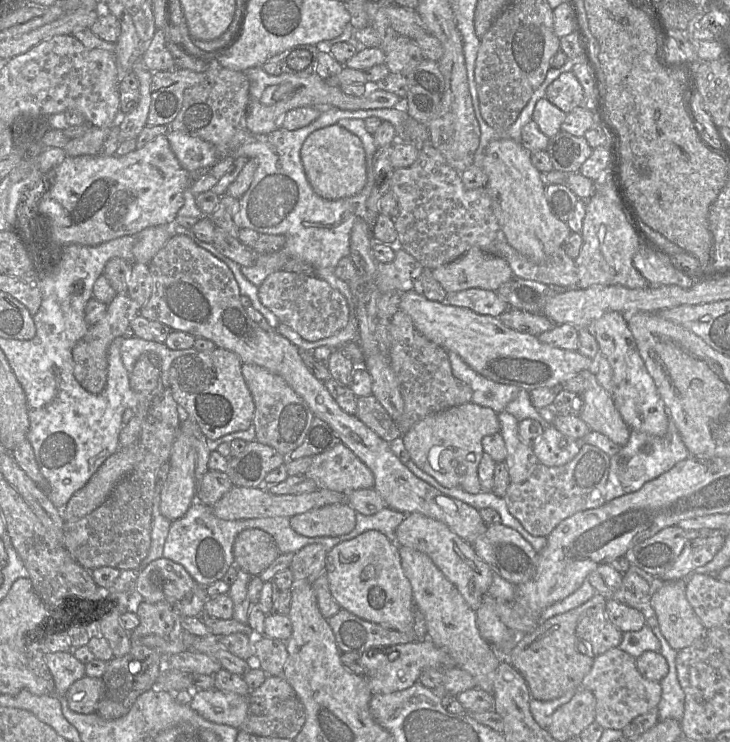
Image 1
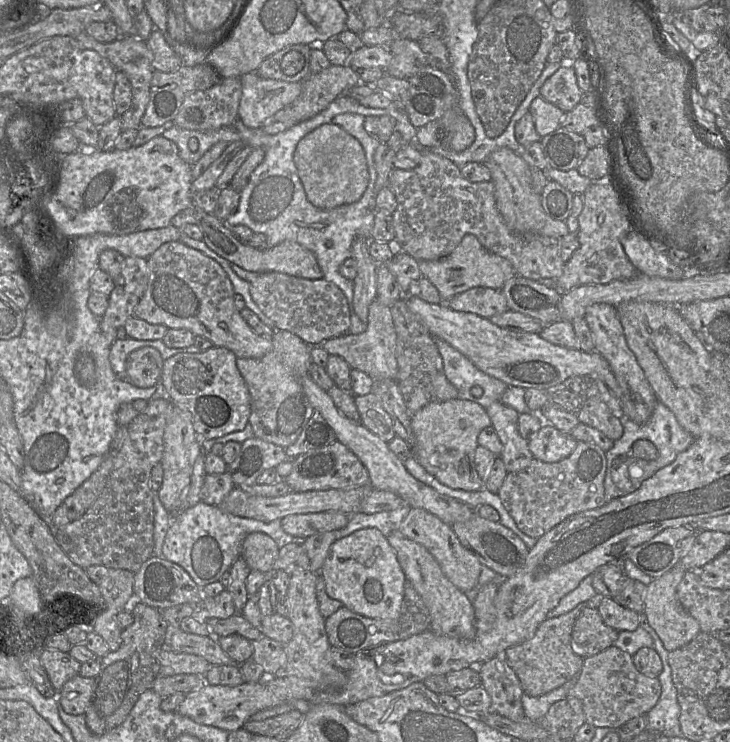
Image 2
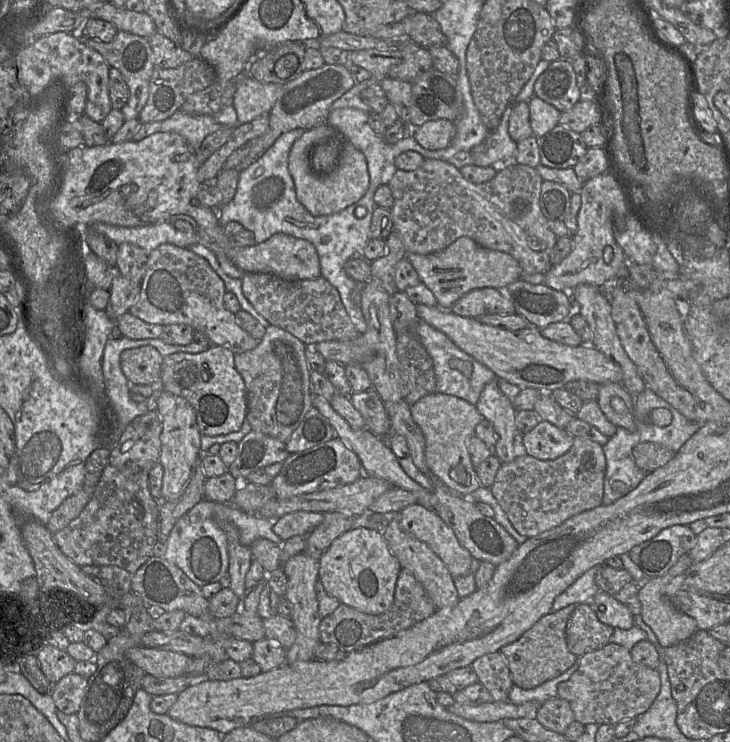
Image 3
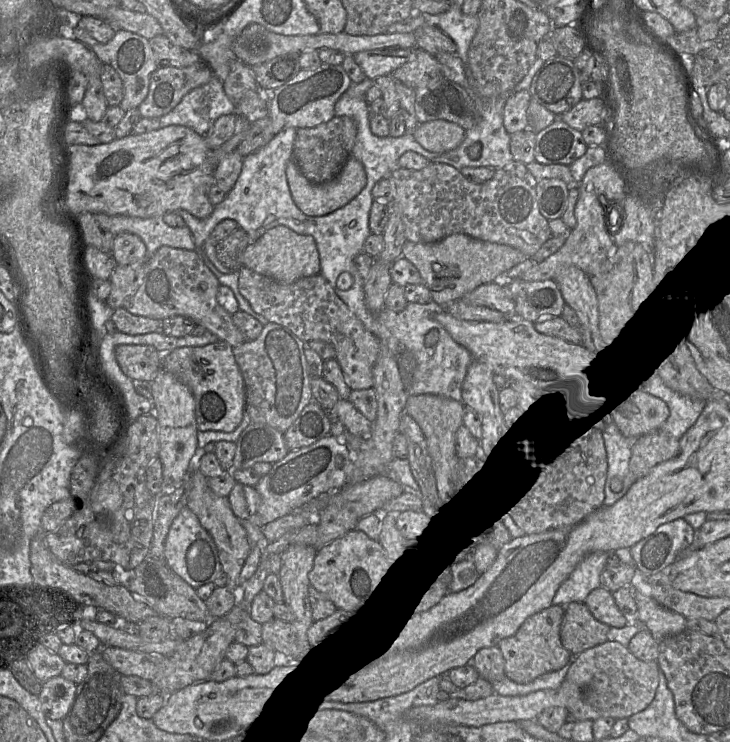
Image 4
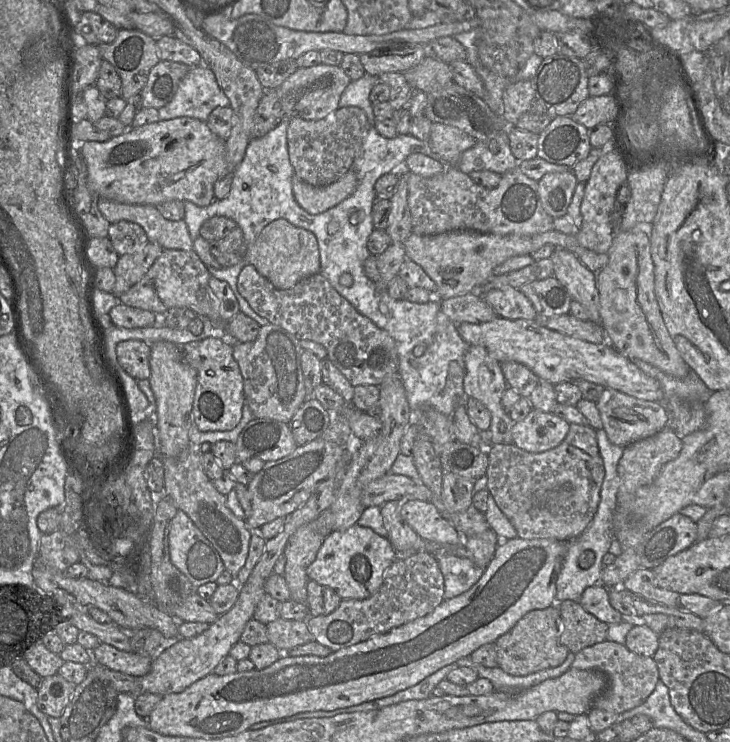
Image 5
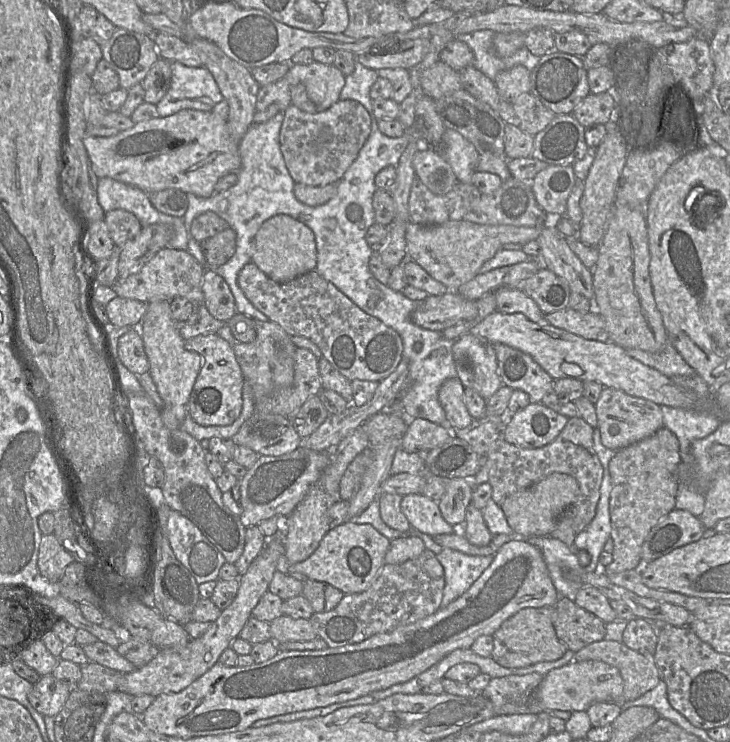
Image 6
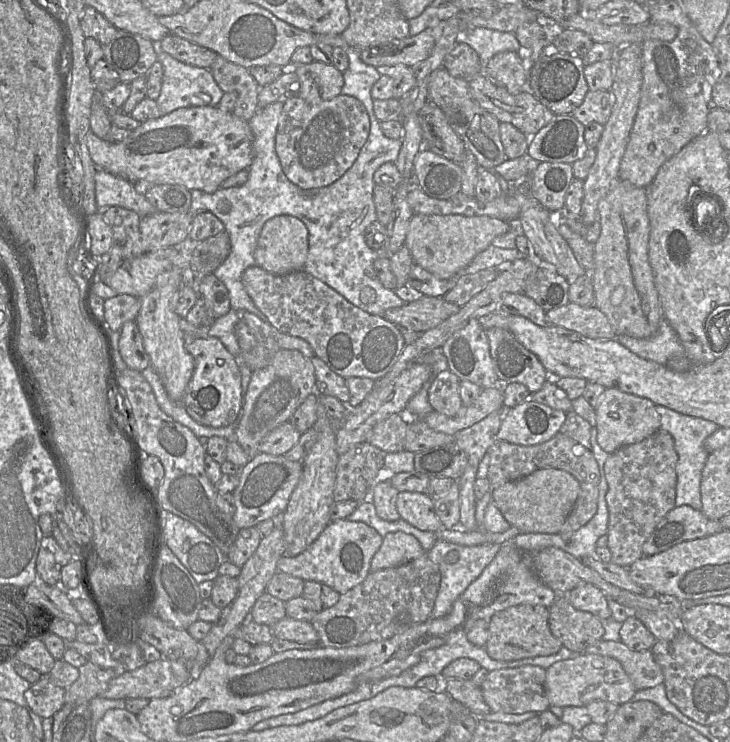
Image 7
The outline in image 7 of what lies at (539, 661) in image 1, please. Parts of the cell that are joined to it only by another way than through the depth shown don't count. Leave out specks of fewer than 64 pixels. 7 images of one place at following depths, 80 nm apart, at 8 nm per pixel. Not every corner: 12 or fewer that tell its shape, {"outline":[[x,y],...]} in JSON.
{"outline":[[520,604],[488,622],[494,660],[557,653],[549,607]]}

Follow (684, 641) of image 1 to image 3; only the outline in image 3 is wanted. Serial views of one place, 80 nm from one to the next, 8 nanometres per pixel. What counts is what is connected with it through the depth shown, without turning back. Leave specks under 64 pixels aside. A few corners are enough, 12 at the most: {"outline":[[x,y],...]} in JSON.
{"outline":[[683,554],[663,576],[639,584],[641,617],[663,648],[691,637],[694,618],[664,595],[692,564]]}

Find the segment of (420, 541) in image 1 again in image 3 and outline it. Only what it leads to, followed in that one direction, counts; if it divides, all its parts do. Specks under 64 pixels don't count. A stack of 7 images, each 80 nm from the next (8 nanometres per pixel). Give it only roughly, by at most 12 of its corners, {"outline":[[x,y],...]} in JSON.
{"outline":[[434,510],[400,511],[400,527],[427,544],[452,577],[477,561]]}

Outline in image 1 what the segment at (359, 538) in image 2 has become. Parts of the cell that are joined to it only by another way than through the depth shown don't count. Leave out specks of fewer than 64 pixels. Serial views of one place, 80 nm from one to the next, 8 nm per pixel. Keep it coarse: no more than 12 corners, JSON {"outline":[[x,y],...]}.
{"outline":[[377,530],[328,551],[341,609],[405,632],[414,600],[399,546]]}

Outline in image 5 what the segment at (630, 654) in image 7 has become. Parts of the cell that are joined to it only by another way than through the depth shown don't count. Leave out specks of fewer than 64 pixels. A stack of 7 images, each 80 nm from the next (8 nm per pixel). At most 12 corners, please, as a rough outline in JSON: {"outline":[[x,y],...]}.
{"outline":[[606,639],[571,668],[600,669],[608,685],[592,707],[622,714],[660,680],[653,657]]}

